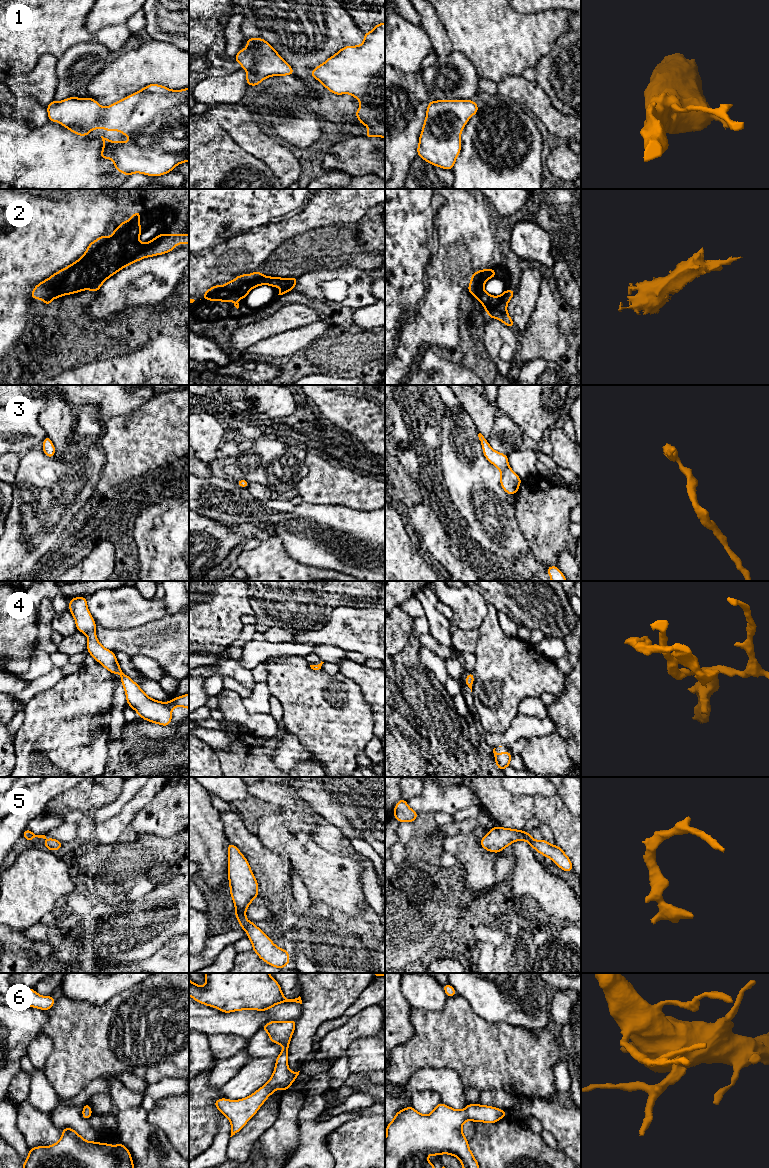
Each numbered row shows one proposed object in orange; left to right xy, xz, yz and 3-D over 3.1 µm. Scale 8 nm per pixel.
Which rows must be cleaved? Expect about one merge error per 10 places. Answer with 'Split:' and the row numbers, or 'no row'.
Split: no row

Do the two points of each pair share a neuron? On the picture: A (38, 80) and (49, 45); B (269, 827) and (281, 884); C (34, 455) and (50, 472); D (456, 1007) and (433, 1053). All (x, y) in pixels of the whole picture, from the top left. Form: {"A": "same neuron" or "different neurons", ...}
{"A": "different neurons", "B": "different neurons", "C": "same neuron", "D": "same neuron"}

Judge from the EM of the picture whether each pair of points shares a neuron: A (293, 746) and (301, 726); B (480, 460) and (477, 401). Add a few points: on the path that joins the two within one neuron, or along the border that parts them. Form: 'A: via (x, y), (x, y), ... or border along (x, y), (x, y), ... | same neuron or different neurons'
A: border along (285, 730), (293, 734), (313, 754) | different neurons
B: border along (466, 412), (479, 432) | different neurons

